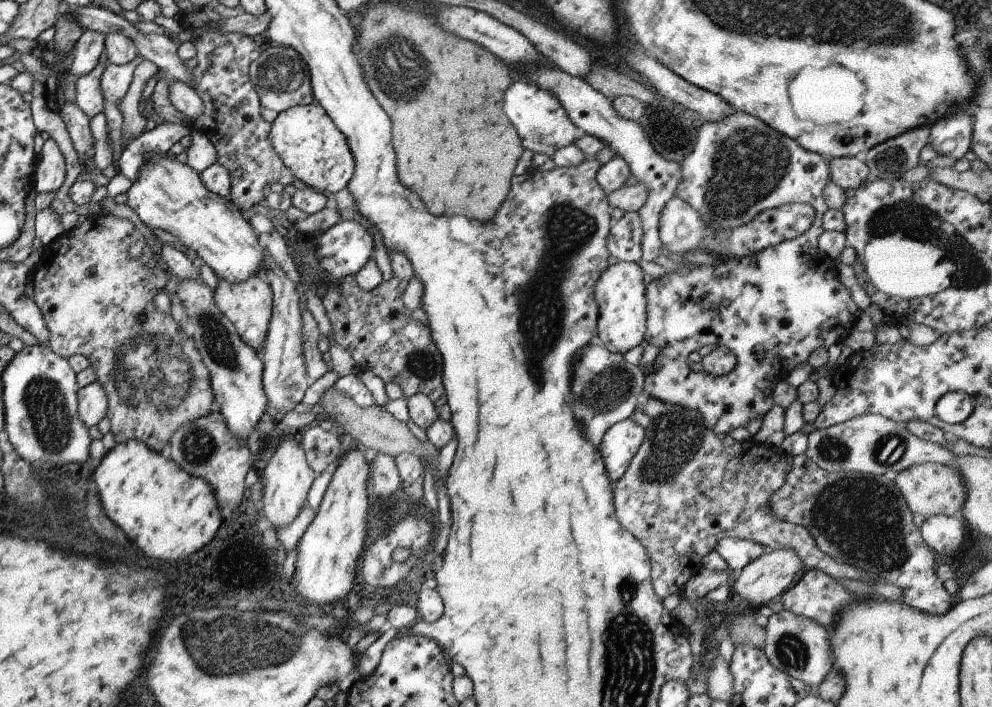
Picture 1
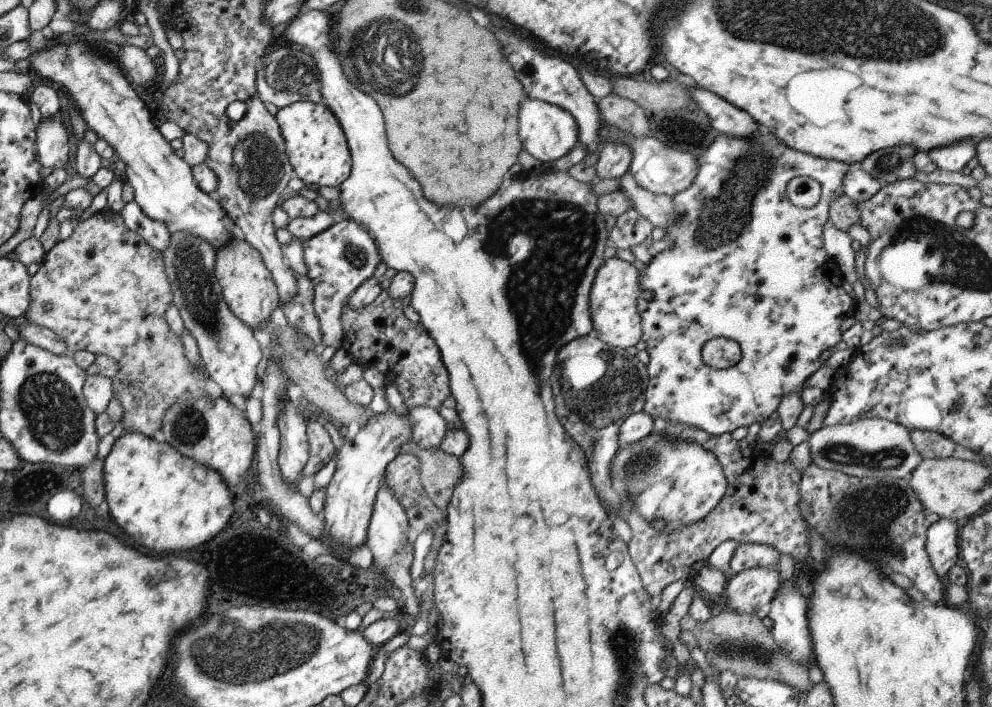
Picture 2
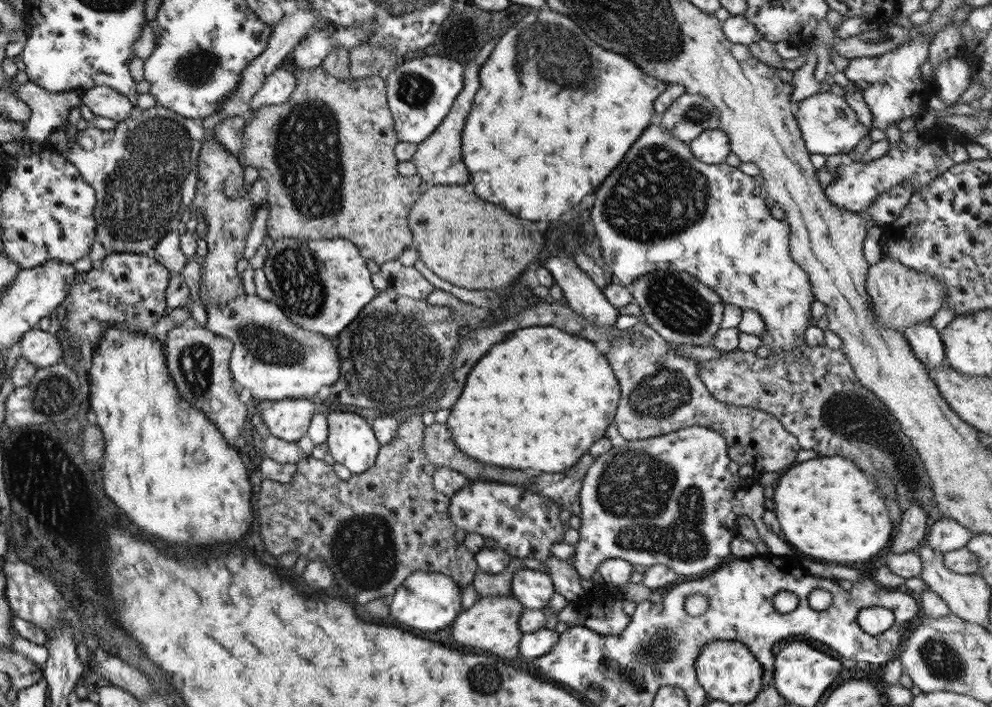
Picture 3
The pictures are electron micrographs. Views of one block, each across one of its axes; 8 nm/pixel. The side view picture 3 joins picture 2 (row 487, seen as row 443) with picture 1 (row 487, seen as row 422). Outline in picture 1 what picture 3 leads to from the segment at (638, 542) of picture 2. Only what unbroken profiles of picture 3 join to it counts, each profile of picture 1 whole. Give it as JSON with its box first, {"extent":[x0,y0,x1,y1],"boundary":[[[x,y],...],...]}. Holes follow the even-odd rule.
{"extent":[613,390,885,598],"boundary":[[[645,390],[639,393],[630,419],[643,428],[644,437],[625,472],[613,484],[613,506],[617,522],[644,548],[650,566],[652,589],[659,598],[680,595],[686,580],[701,568],[699,560],[714,550],[718,540],[727,537],[747,539],[773,551],[792,550],[803,567],[820,570],[834,579],[860,580],[871,589],[873,584],[885,582],[874,573],[867,573],[823,554],[804,526],[779,520],[772,515],[769,499],[784,484],[791,460],[781,450],[781,444],[779,447],[768,447],[752,438],[739,442],[729,435],[715,434],[703,424],[699,412],[655,400]]]}

